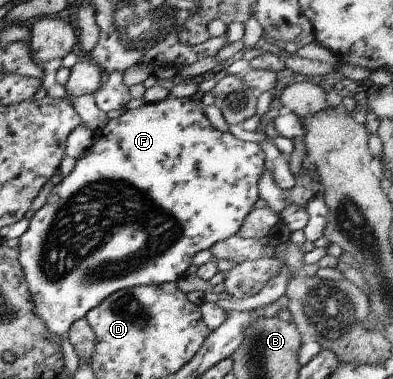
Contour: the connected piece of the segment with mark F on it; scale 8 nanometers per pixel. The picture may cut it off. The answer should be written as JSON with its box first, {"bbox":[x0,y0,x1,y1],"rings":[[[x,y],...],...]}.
{"bbox":[16,97,266,342],"rings":[[[166,97],[158,102],[143,103],[134,109],[124,109],[120,116],[107,119],[101,129],[93,131],[92,146],[75,160],[74,168],[68,176],[64,176],[56,186],[52,186],[46,201],[33,212],[28,221],[28,228],[18,237],[16,252],[24,280],[28,286],[33,302],[33,313],[42,320],[50,338],[60,342],[60,338],[68,332],[70,324],[98,306],[104,298],[114,291],[140,285],[158,286],[162,283],[175,282],[192,263],[193,256],[201,250],[210,248],[221,240],[230,238],[238,232],[242,221],[258,199],[258,178],[262,176],[266,159],[259,144],[236,139],[229,132],[220,132],[210,126],[206,116],[202,114],[201,102],[188,98]]]}

